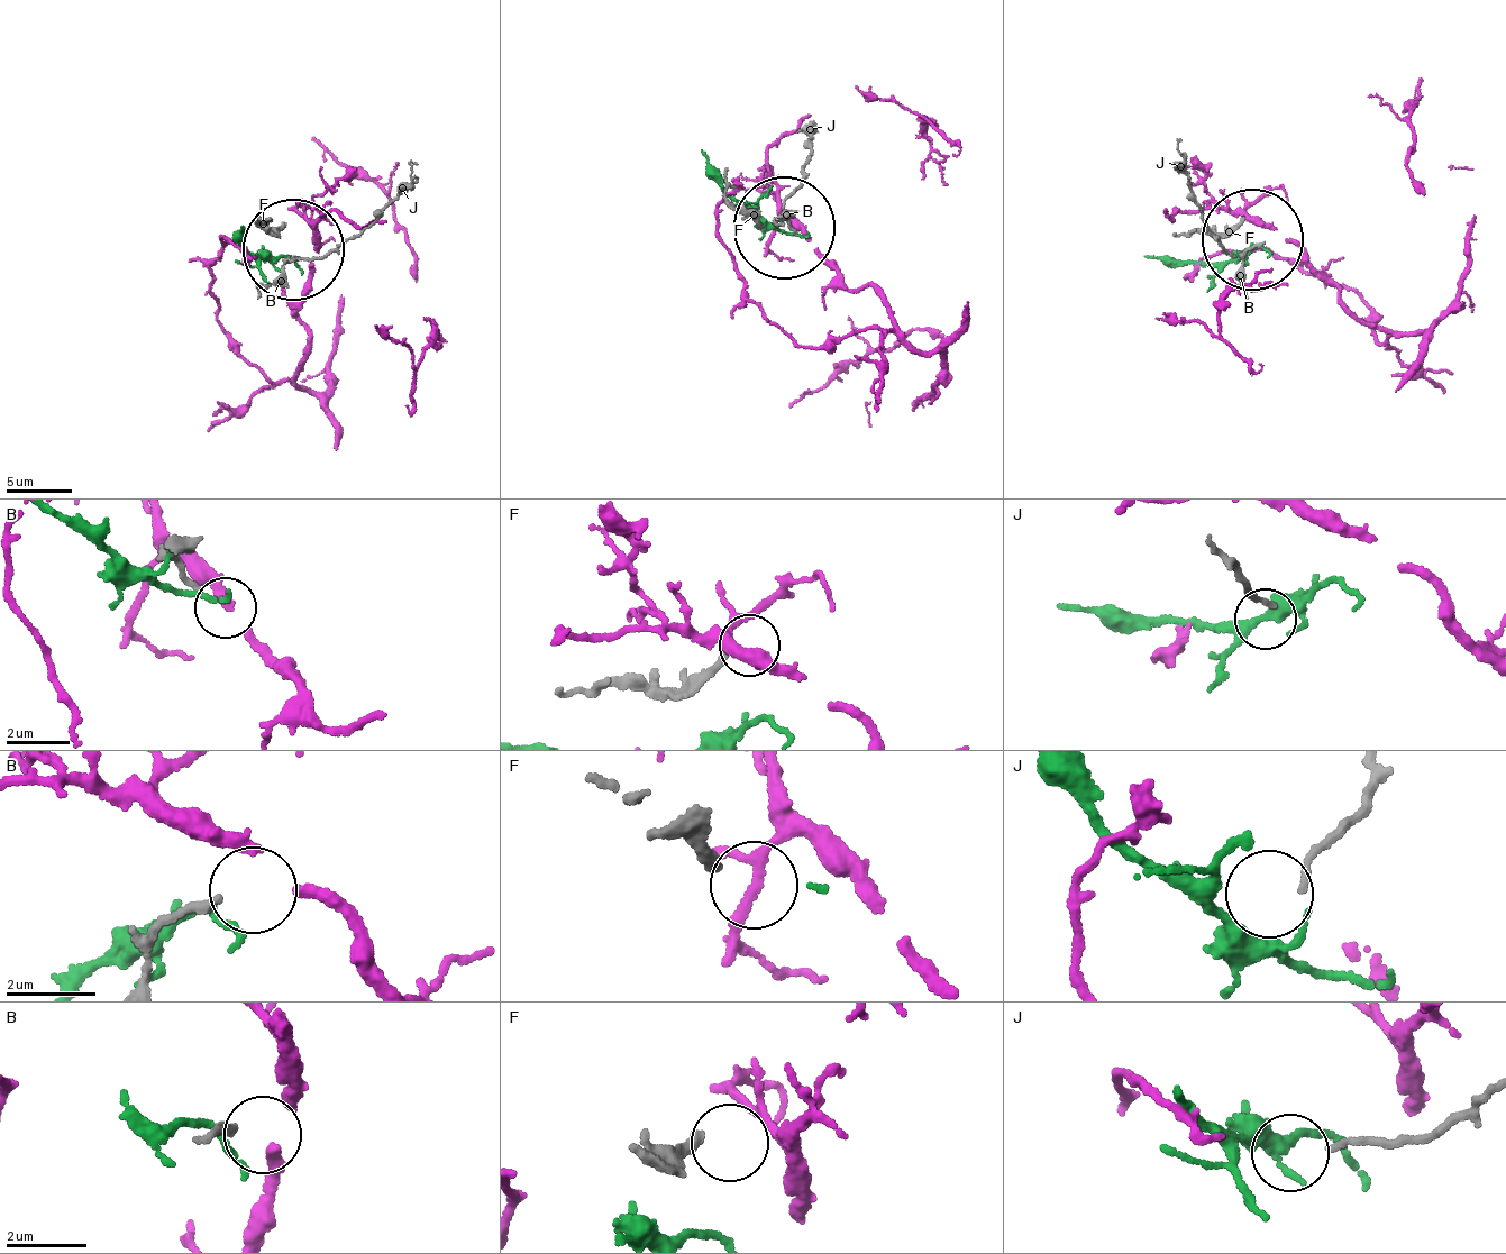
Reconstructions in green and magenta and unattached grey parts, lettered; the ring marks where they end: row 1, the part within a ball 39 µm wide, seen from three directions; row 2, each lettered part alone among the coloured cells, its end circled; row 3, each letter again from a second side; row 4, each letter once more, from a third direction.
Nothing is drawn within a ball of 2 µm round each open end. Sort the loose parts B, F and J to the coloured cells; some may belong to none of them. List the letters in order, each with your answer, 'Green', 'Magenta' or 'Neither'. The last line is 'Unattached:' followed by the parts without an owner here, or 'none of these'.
B: Magenta
F: Neither
J: Neither
Unattached: F, J

